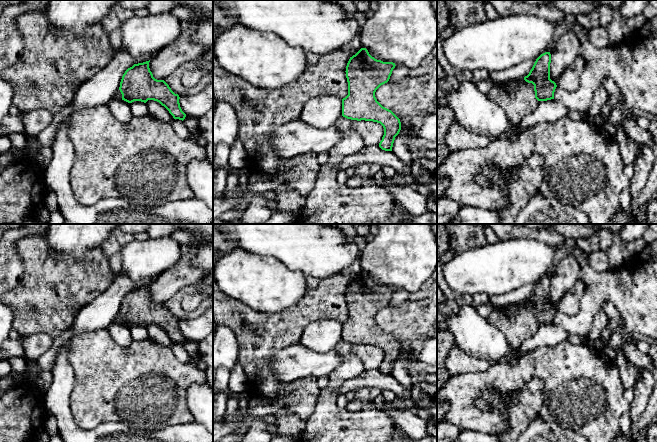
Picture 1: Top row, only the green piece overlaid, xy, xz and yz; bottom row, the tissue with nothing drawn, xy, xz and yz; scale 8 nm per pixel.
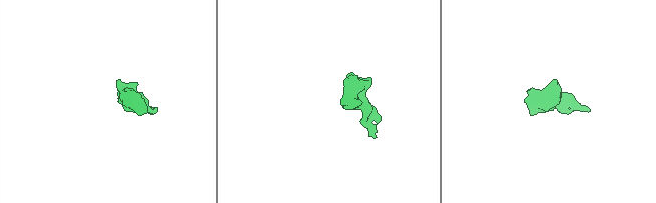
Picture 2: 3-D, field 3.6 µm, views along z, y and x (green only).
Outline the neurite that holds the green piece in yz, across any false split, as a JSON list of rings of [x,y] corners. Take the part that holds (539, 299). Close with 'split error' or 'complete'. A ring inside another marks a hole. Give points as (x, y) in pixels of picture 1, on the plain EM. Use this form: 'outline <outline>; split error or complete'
outline [[[545,276],[535,285],[529,298],[524,304],[534,309],[535,322],[538,325],[547,325],[554,323],[556,307],[550,303],[551,278]]]; complete

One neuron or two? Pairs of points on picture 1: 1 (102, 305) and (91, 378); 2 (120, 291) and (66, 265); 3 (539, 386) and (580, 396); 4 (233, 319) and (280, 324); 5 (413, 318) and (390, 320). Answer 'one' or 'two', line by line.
1: two
2: two
3: two
4: one
5: one

